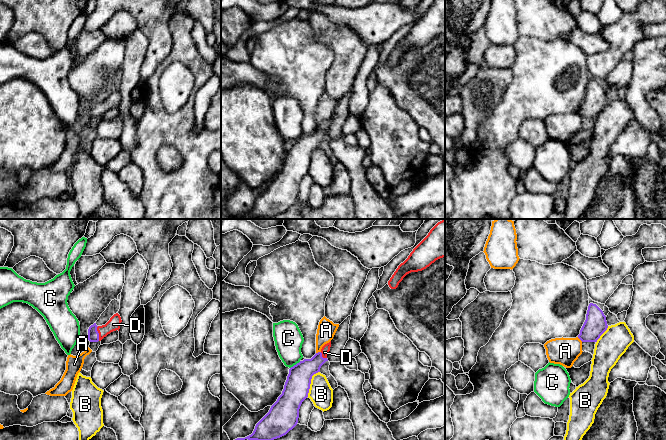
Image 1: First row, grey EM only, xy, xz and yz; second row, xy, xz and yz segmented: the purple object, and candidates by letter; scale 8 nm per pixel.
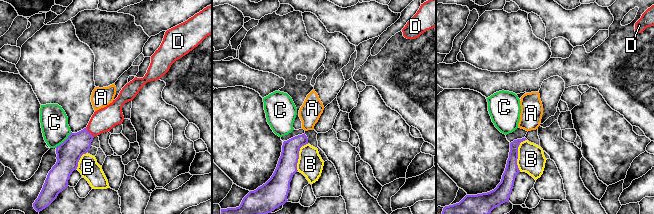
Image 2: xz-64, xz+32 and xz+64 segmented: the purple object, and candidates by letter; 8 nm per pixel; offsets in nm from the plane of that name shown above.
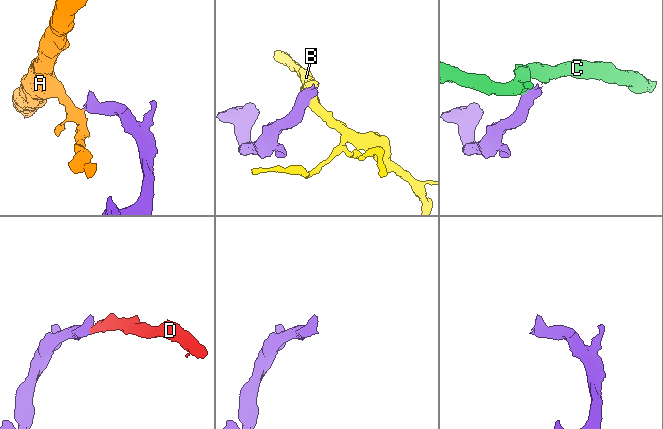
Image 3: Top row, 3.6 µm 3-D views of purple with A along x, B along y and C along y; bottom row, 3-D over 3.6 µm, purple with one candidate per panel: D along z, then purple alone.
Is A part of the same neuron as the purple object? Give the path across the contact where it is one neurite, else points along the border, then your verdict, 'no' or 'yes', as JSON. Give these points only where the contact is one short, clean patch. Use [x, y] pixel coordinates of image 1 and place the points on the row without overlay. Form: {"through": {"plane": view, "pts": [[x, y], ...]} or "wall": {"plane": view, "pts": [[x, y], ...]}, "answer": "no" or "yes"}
{"wall": {"plane": "xz", "pts": [[320, 127], [316, 129]]}, "answer": "no"}

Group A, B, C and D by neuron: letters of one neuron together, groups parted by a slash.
A / B / C / D

